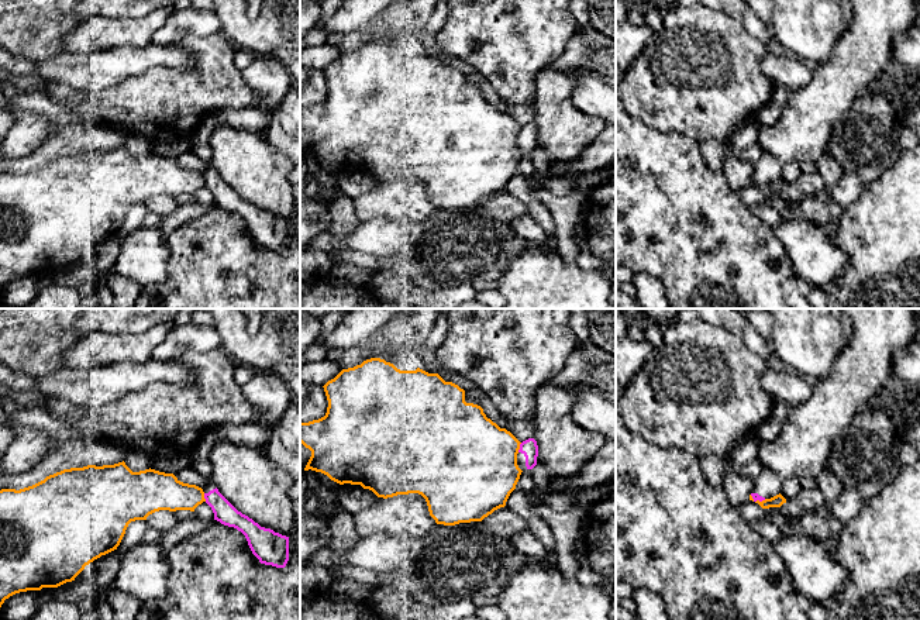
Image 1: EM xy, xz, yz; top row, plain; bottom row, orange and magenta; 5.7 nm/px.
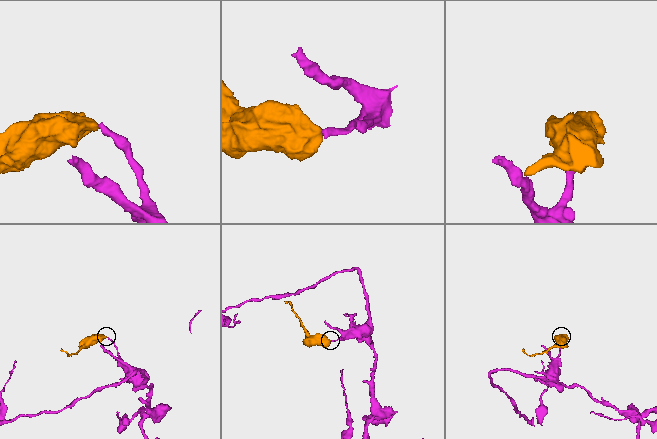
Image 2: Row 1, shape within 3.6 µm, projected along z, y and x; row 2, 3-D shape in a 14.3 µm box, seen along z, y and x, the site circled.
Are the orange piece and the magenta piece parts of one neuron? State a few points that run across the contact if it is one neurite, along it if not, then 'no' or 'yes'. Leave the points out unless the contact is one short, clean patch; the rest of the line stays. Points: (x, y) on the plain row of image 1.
line xz (521, 127), (517, 135); no

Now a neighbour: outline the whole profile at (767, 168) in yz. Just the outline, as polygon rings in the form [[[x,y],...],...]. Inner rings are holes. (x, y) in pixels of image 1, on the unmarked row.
[[[764,151],[762,156],[755,162],[751,178],[758,178],[765,183],[771,183],[781,178],[782,166],[783,165],[776,158]]]

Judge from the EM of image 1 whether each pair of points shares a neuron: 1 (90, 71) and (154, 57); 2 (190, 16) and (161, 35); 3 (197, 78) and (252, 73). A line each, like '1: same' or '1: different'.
1: same
2: same
3: different

